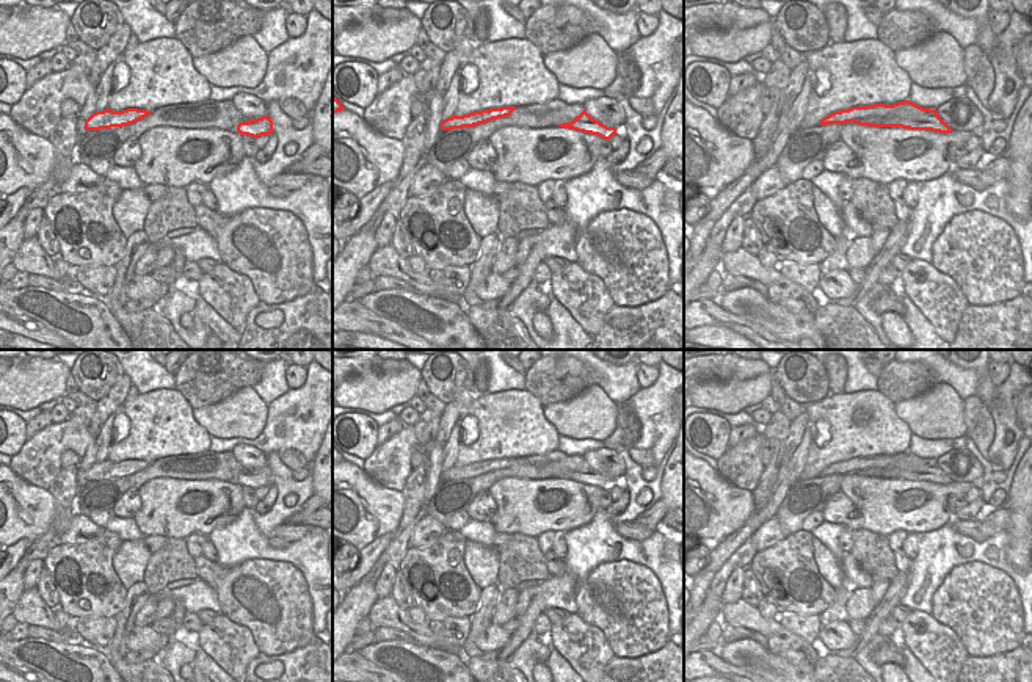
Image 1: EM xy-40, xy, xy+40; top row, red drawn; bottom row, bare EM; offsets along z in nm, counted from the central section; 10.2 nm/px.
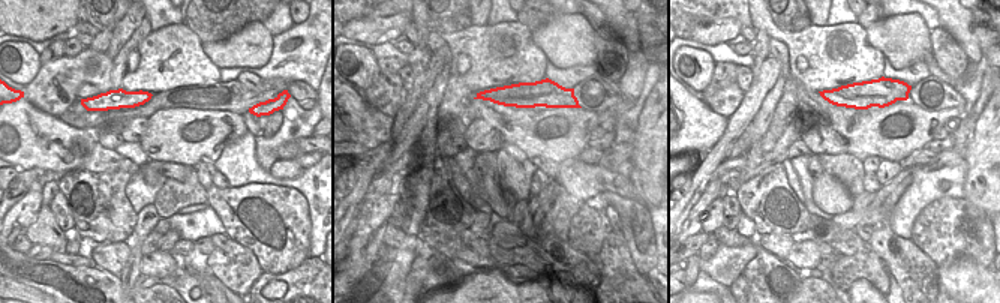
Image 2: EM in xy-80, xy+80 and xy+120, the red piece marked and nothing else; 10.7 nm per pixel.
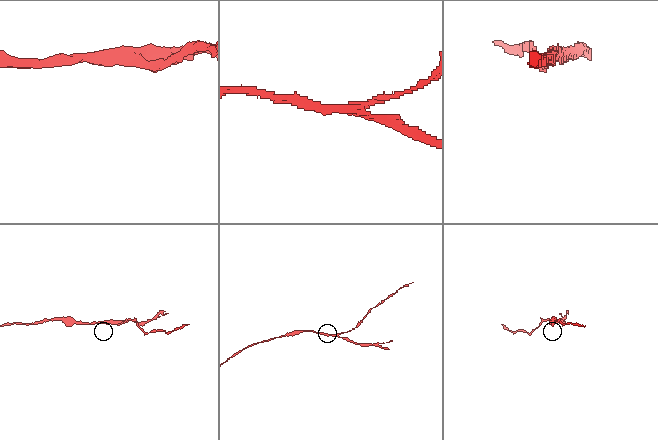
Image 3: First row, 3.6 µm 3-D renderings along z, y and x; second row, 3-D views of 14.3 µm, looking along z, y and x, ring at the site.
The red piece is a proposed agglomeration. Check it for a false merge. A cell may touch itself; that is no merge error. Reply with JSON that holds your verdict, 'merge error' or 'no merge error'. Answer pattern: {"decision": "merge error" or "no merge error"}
{"decision": "merge error"}

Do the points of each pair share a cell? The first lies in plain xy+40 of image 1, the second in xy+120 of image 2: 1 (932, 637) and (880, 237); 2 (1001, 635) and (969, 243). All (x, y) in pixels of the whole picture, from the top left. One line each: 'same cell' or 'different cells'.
1: same cell
2: same cell

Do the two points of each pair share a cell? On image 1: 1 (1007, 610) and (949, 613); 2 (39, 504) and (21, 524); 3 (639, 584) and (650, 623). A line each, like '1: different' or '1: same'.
1: same
2: same
3: same

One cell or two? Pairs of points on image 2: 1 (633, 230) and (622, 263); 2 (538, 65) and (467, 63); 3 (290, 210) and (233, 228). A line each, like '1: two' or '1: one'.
1: one
2: one
3: one

